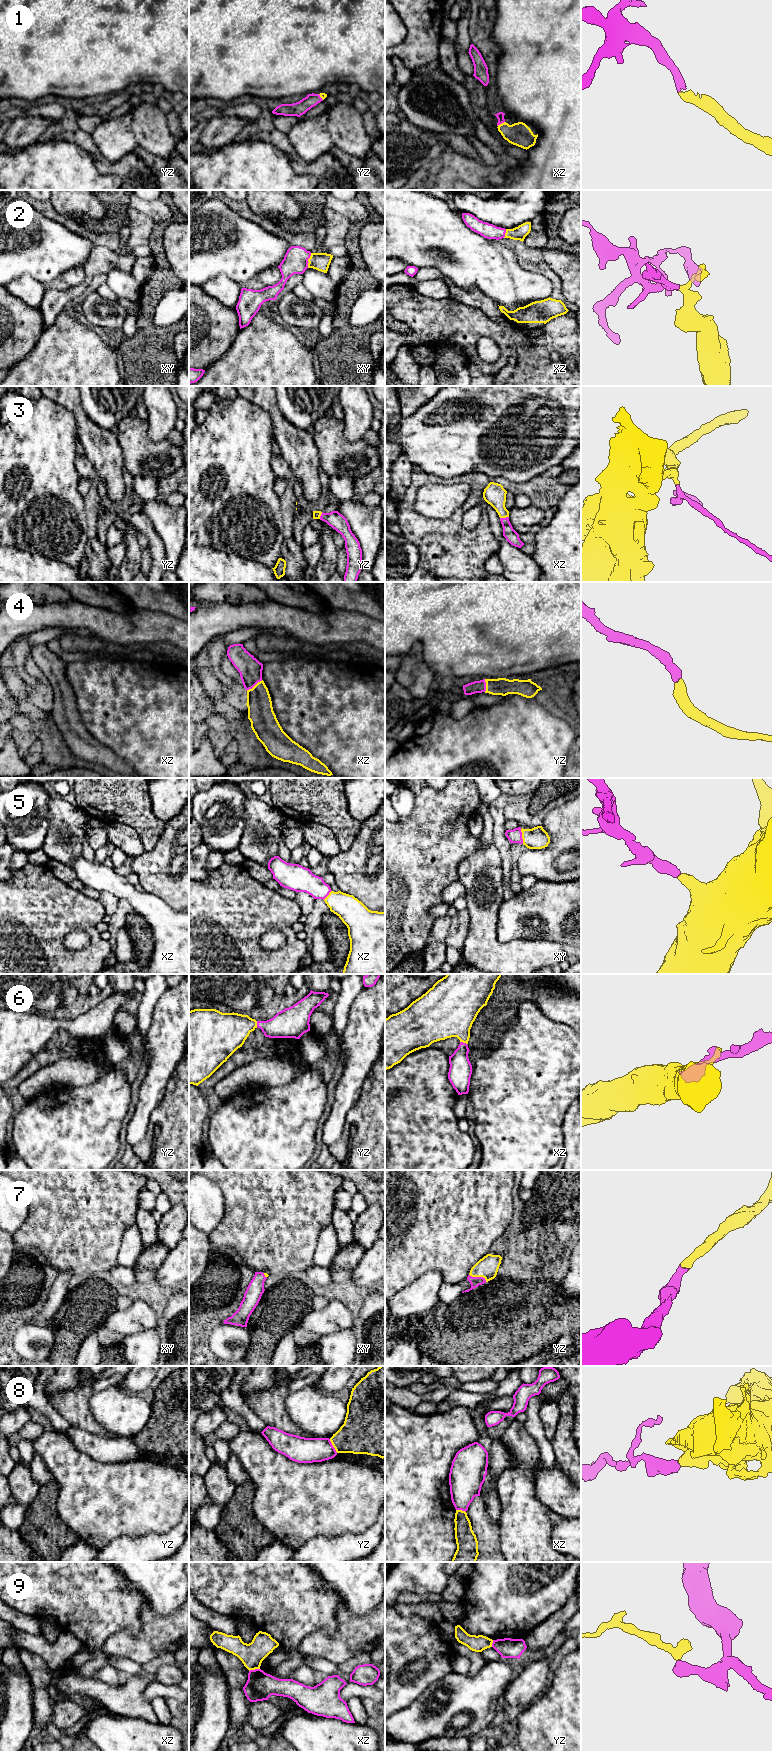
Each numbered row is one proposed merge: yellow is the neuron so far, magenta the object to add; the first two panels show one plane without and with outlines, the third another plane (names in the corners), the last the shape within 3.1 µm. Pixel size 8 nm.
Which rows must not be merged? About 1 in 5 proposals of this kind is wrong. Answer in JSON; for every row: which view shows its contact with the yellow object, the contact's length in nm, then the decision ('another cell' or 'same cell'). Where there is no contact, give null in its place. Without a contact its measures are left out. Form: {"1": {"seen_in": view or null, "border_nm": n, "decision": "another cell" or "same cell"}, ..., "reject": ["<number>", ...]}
{"1": {"seen_in": "xz", "border_nm": 70, "decision": "same cell"}, "2": {"seen_in": "xy", "border_nm": 120, "decision": "same cell"}, "3": {"seen_in": "xz", "border_nm": 70, "decision": "same cell"}, "4": {"seen_in": "xz", "border_nm": 160, "decision": "same cell"}, "5": {"seen_in": "xy", "border_nm": 120, "decision": "same cell"}, "6": {"seen_in": "xz", "border_nm": 60, "decision": "same cell"}, "7": {"seen_in": "yz", "border_nm": 160, "decision": "same cell"}, "8": {"seen_in": "yz", "border_nm": 130, "decision": "another cell"}, "9": {"seen_in": "xz", "border_nm": 90, "decision": "another cell"}, "reject": ["8", "9"]}

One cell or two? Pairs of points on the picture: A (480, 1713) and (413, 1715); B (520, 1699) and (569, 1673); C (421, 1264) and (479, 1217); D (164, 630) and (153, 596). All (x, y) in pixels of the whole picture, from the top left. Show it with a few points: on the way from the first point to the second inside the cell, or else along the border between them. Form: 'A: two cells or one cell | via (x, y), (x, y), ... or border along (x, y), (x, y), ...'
A: one cell | via (463, 1707), (450, 1707), (440, 1717), (430, 1719)
B: two cells | border along (552, 1672), (550, 1682), (545, 1691)
C: one cell | via (435, 1250), (465, 1220)
D: two cells | border along (135, 608), (171, 614), (178, 619)

